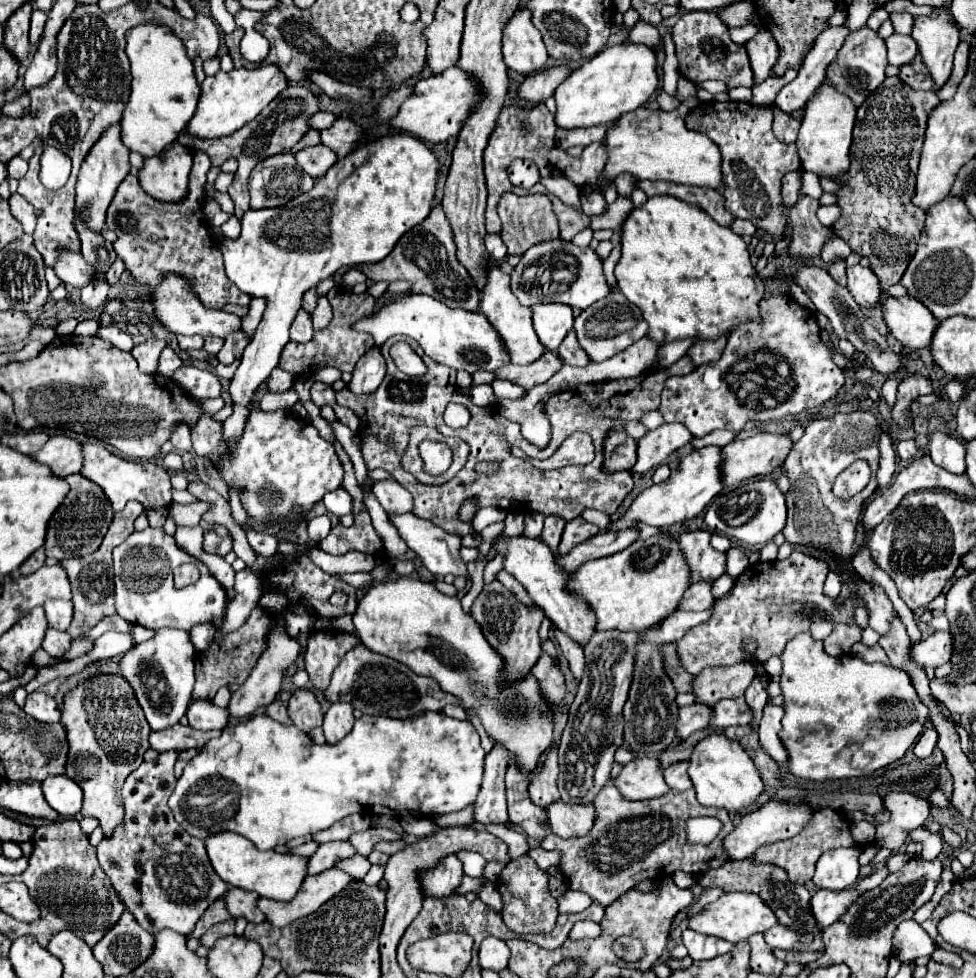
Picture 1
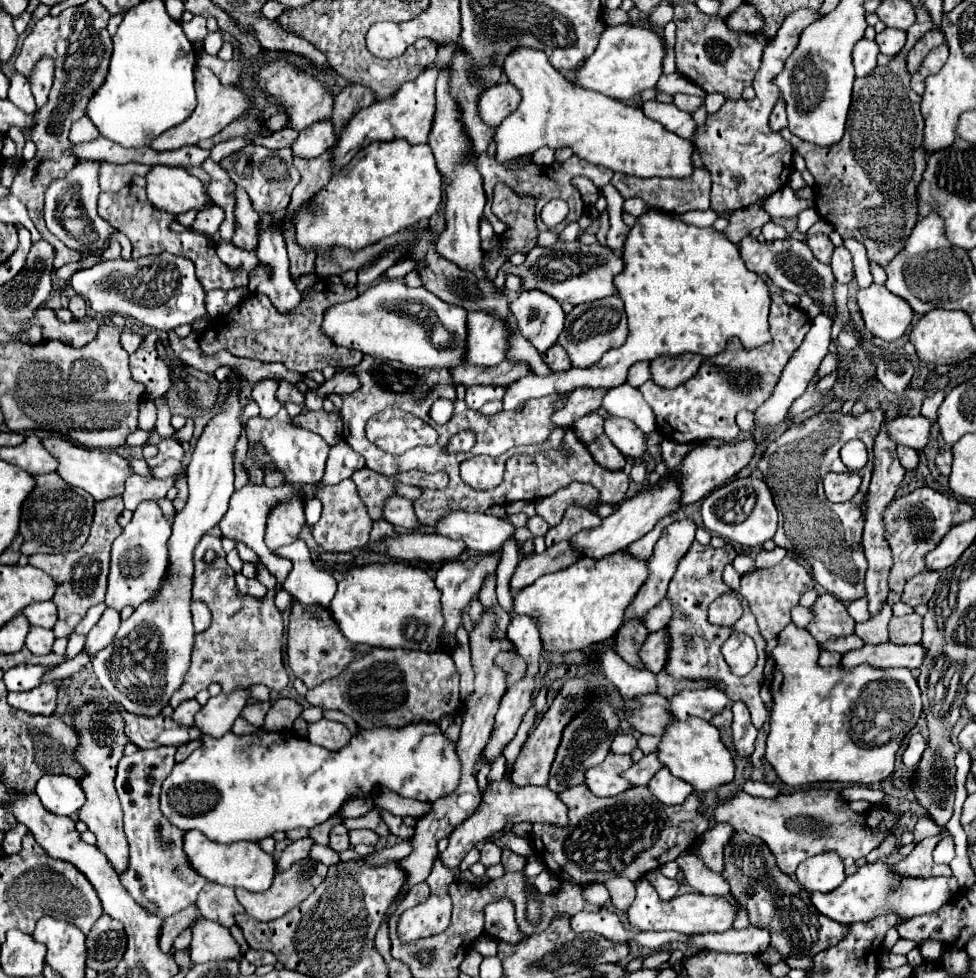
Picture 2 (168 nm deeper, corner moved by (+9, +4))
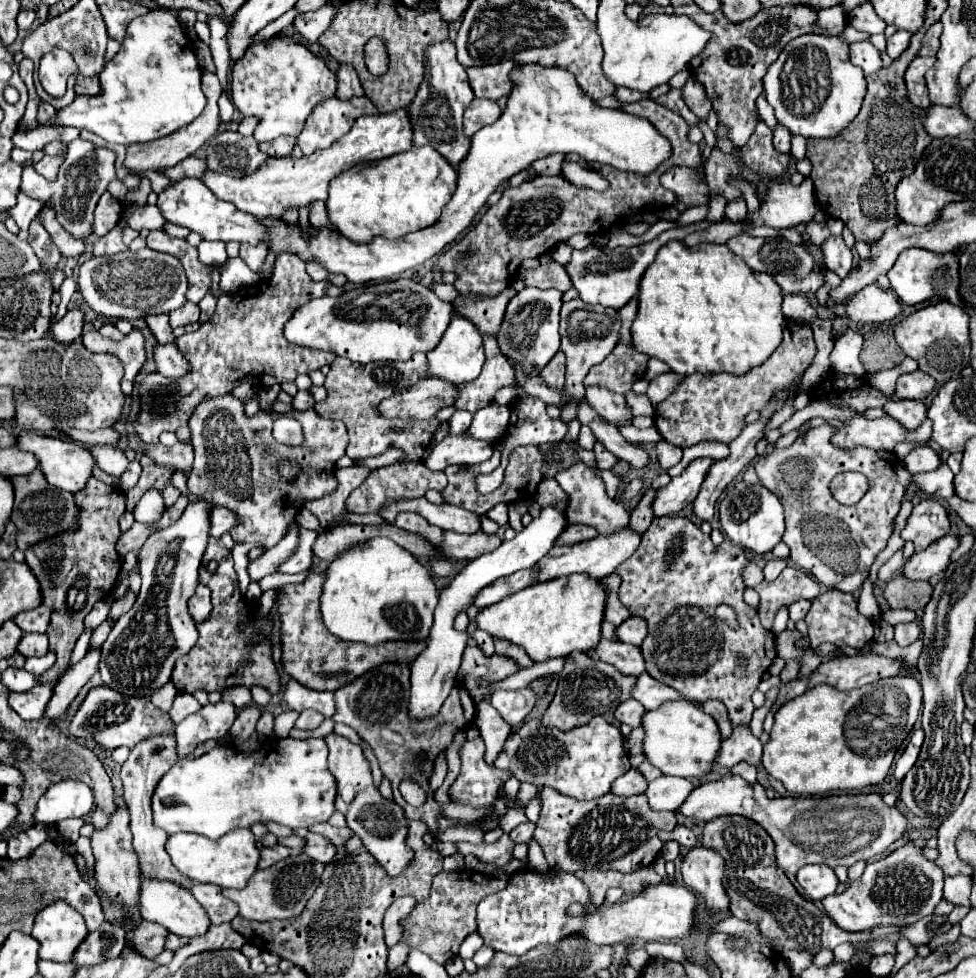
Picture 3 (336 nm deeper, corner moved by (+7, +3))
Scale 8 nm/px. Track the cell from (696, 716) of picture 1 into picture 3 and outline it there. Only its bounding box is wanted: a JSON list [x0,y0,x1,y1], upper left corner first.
[615,699,645,729]

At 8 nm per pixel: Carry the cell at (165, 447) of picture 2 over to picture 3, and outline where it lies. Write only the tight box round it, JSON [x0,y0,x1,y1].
[135,255,343,443]

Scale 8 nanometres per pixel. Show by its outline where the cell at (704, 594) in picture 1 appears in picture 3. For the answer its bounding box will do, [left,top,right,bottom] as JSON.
[617,617,647,645]

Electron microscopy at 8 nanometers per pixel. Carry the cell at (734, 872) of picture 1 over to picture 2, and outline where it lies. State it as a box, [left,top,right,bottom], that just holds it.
[721,832,845,958]

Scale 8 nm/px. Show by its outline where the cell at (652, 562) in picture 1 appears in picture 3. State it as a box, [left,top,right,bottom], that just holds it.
[475,575,607,663]

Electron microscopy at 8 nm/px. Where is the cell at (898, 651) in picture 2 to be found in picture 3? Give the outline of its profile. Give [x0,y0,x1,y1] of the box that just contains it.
[809,653,903,691]

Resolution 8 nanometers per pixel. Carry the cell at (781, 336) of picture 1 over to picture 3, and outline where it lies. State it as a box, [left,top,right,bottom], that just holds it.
[655,321,817,449]

